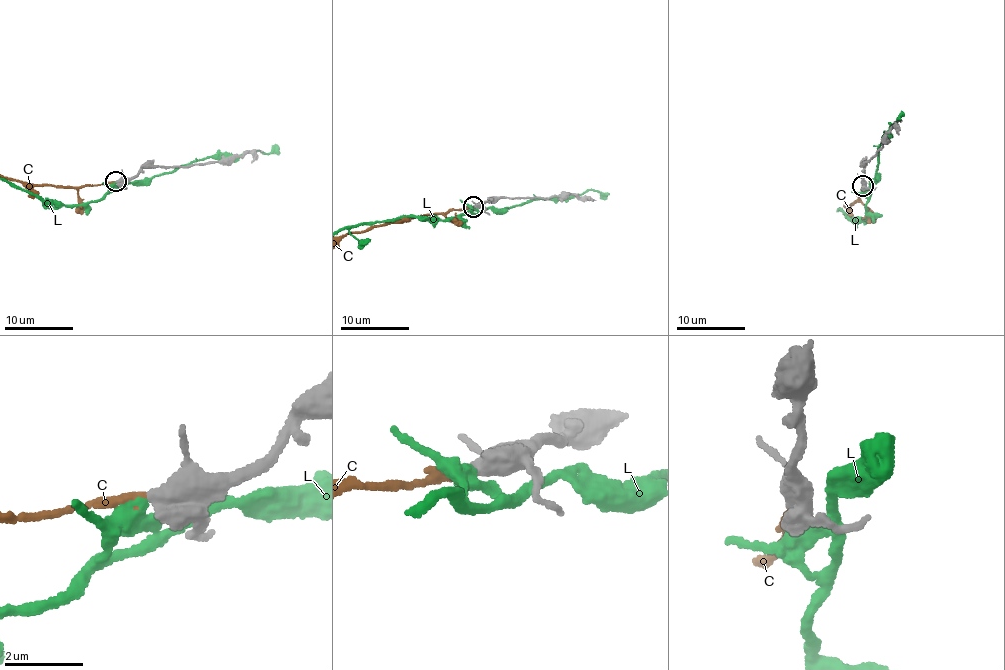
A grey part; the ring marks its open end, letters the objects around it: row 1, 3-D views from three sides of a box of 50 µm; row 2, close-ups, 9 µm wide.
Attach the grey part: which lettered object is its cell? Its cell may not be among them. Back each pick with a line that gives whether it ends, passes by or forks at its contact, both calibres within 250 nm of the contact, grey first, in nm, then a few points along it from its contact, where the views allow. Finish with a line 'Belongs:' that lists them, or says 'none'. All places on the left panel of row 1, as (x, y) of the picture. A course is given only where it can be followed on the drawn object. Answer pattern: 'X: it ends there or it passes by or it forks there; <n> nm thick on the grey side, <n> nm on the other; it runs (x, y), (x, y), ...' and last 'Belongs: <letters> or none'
C: it ends there; 600 nm thick on the grey side, 280 nm on the other
Belongs: C

